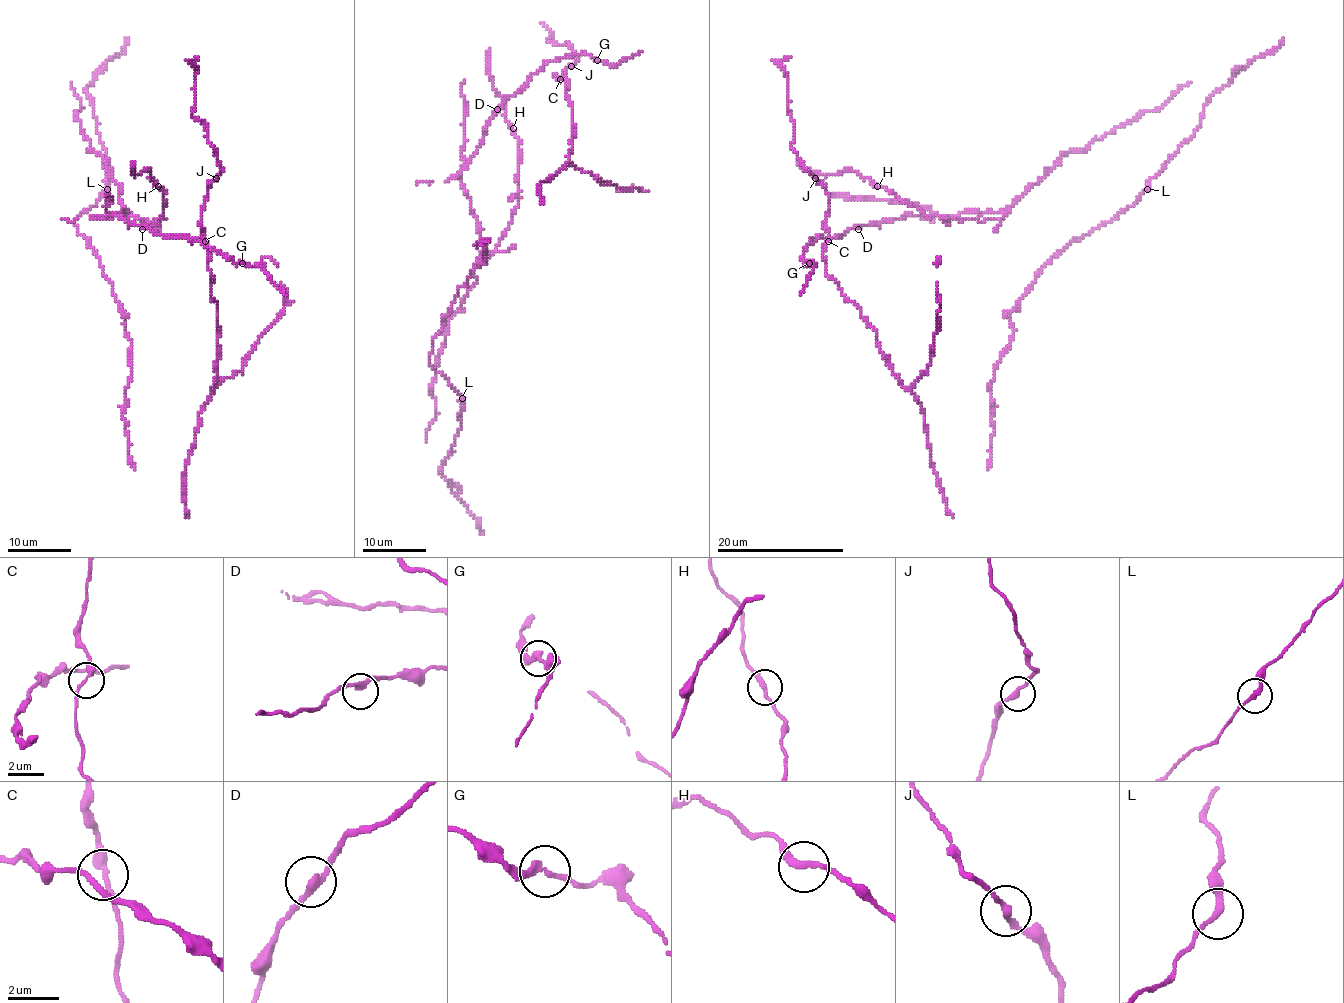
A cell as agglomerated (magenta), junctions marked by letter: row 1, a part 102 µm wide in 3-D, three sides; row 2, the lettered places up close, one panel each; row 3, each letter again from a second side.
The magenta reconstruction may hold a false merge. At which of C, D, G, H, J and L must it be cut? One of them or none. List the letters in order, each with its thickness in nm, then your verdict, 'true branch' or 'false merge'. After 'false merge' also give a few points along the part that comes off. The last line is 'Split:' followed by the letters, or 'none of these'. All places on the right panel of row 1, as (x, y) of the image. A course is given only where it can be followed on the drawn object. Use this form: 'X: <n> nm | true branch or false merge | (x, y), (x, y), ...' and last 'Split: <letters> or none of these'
C: 280 nm | true branch
D: 280 nm | true branch
G: 260 nm | true branch
H: 260 nm | true branch
J: 240 nm | true branch
L: 240 nm | true branch
Split: none of these

